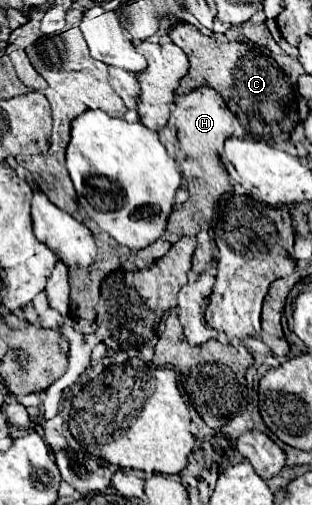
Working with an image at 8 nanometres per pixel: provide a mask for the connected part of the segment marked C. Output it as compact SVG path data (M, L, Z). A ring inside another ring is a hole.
M179 23L177 27L169 31L169 37L173 39L175 45L179 45L185 51L191 63L189 73L179 83L179 89L177 89L179 95L185 95L203 85L213 87L227 101L227 107L239 119L243 129L247 129L247 133L251 133L255 139L279 145L277 141L281 139L281 135L283 135L283 141L289 137L287 125L289 125L291 113L285 113L283 117L283 99L287 95L293 95L295 89L273 57L269 57L257 47L249 47L243 43L225 41L223 45L217 39L203 35L191 23ZM233 71L235 71L235 79L233 79Z

